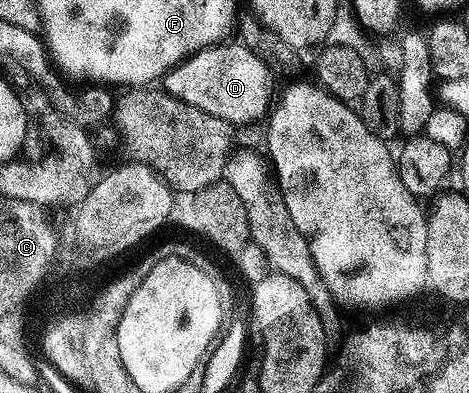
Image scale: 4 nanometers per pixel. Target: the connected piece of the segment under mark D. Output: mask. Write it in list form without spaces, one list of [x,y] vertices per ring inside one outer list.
[[[222,42],[199,50],[163,77],[164,91],[187,102],[187,106],[203,110],[203,114],[215,114],[215,118],[223,118],[223,122],[234,126],[253,124],[268,117],[275,100],[273,83],[274,77],[267,66],[239,42]]]

